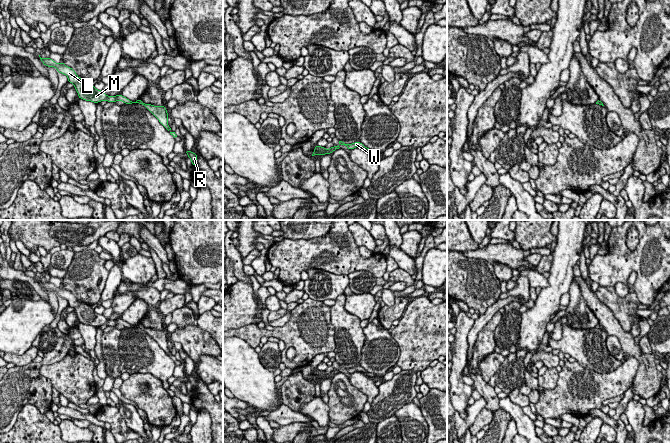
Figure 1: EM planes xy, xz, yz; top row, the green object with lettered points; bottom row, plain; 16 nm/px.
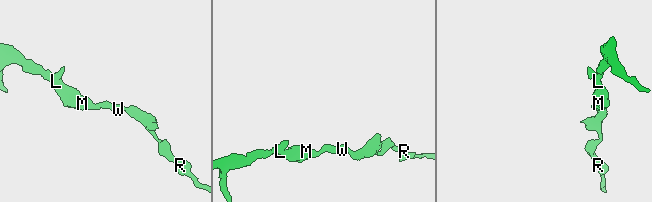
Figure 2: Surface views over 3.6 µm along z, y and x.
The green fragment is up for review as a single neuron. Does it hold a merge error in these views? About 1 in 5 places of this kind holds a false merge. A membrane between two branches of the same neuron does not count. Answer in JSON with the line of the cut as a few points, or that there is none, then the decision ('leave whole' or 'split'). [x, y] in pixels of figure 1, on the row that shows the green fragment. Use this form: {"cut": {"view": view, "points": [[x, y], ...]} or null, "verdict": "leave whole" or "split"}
{"cut": null, "verdict": "leave whole"}

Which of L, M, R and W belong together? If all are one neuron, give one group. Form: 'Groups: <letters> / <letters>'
Groups: L M R W

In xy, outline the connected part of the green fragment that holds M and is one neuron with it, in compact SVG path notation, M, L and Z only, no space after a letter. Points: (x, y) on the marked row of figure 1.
M40 57L40 59L45 66L55 67L58 73L62 73L68 77L68 82L74 84L74 88L78 93L79 99L91 101L94 103L99 103L106 100L107 102L123 101L125 104L141 104L145 106L168 131L171 130L168 125L168 112L166 111L167 108L165 106L154 106L151 104L145 104L141 100L132 102L121 94L118 94L116 96L108 96L104 93L104 91L96 89L90 81L79 78L75 70L71 67L66 66L63 62L57 64L55 61L48 57Z

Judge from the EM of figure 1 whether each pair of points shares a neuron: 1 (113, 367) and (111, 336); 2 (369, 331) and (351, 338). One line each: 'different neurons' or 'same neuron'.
1: same neuron
2: different neurons

